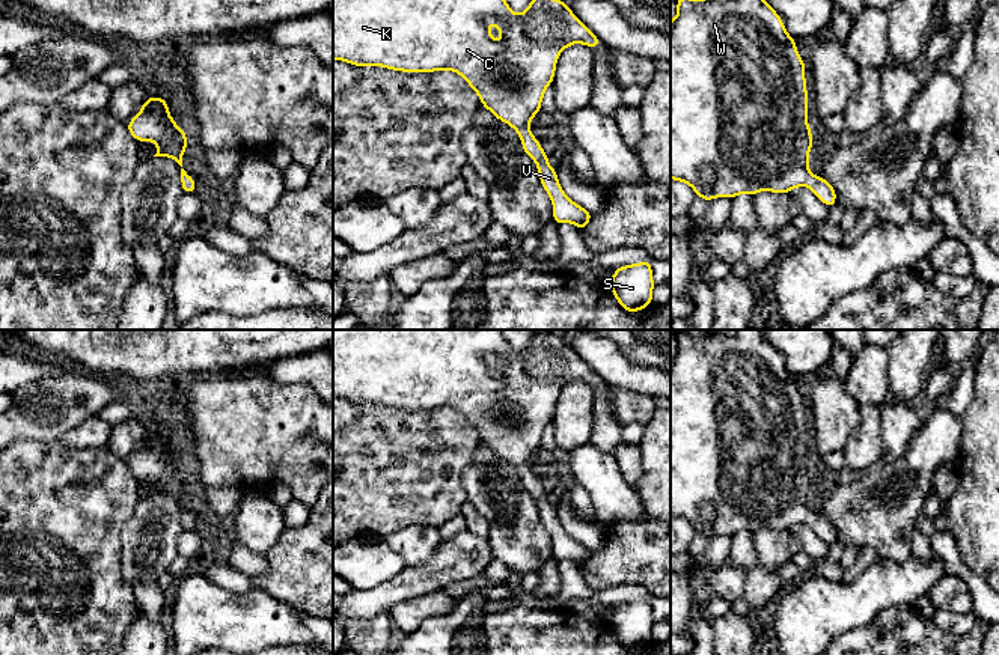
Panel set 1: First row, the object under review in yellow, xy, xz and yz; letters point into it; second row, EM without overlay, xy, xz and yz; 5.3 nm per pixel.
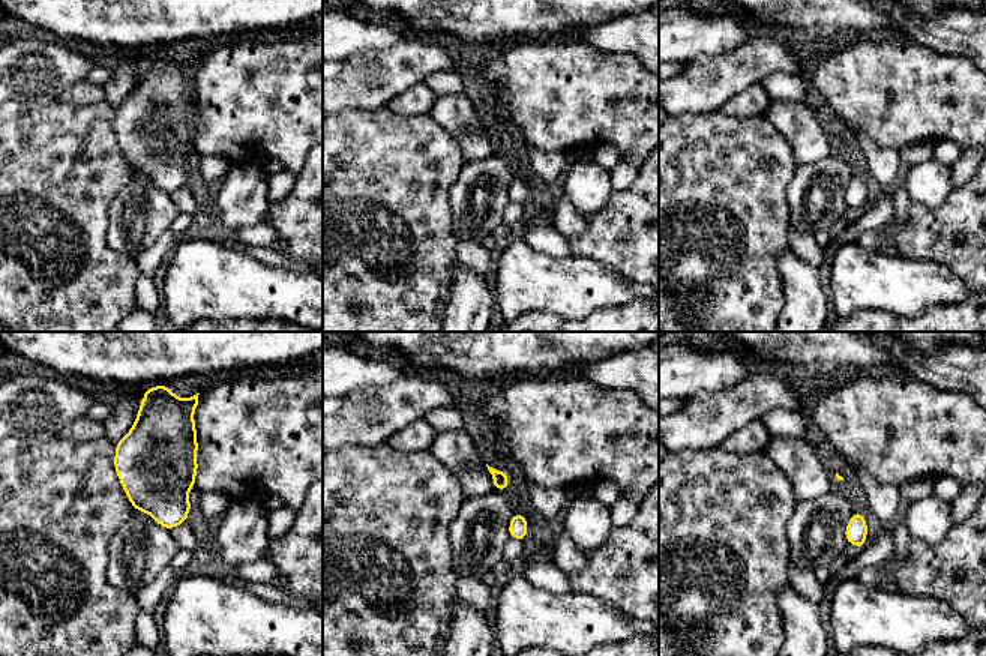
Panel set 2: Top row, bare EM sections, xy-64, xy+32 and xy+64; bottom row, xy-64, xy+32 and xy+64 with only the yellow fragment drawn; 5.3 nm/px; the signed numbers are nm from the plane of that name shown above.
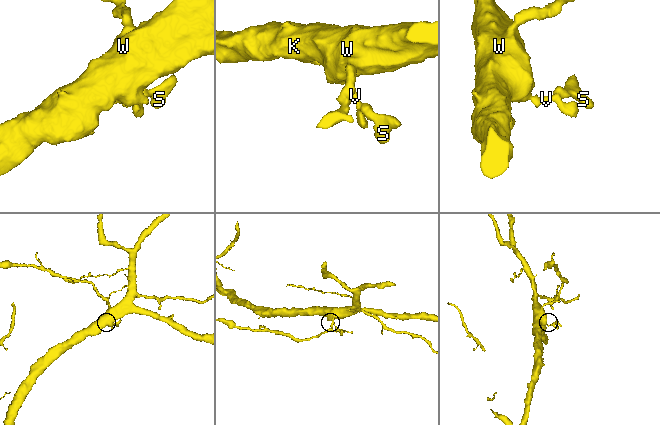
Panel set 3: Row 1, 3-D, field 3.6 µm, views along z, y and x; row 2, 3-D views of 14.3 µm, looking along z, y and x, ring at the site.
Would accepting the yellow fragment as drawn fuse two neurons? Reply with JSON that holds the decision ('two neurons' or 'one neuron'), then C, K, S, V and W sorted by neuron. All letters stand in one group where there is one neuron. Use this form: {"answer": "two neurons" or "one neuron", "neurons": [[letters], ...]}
{"answer": "one neuron", "neurons": [["C", "K", "S", "V", "W"]]}

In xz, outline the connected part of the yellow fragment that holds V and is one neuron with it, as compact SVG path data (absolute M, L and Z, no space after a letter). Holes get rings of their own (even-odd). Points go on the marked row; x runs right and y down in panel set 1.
M333 0L333 60L401 72L454 71L460 74L478 93L479 102L520 136L523 151L535 161L541 185L551 199L553 221L571 223L585 230L592 214L564 193L556 170L548 164L548 155L529 131L530 120L541 111L542 96L553 83L558 59L573 44L585 44L594 50L601 41L564 0L530 0L521 14L514 14L506 0ZM488 21L503 35L500 41L491 38Z

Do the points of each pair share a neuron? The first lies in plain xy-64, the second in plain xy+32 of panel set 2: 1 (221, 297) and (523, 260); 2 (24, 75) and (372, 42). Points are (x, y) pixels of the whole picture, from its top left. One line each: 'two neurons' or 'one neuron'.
1: one neuron
2: two neurons

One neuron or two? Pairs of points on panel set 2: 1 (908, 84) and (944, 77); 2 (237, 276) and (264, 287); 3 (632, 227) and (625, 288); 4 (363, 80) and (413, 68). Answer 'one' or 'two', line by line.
1: one
2: one
3: two
4: one

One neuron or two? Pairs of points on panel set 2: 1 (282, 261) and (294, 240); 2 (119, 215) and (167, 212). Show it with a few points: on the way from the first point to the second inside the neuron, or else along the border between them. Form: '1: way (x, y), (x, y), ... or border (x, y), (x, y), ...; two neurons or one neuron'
1: border (272, 246), (306, 263); two neurons
2: way (131, 215), (155, 212); one neuron

